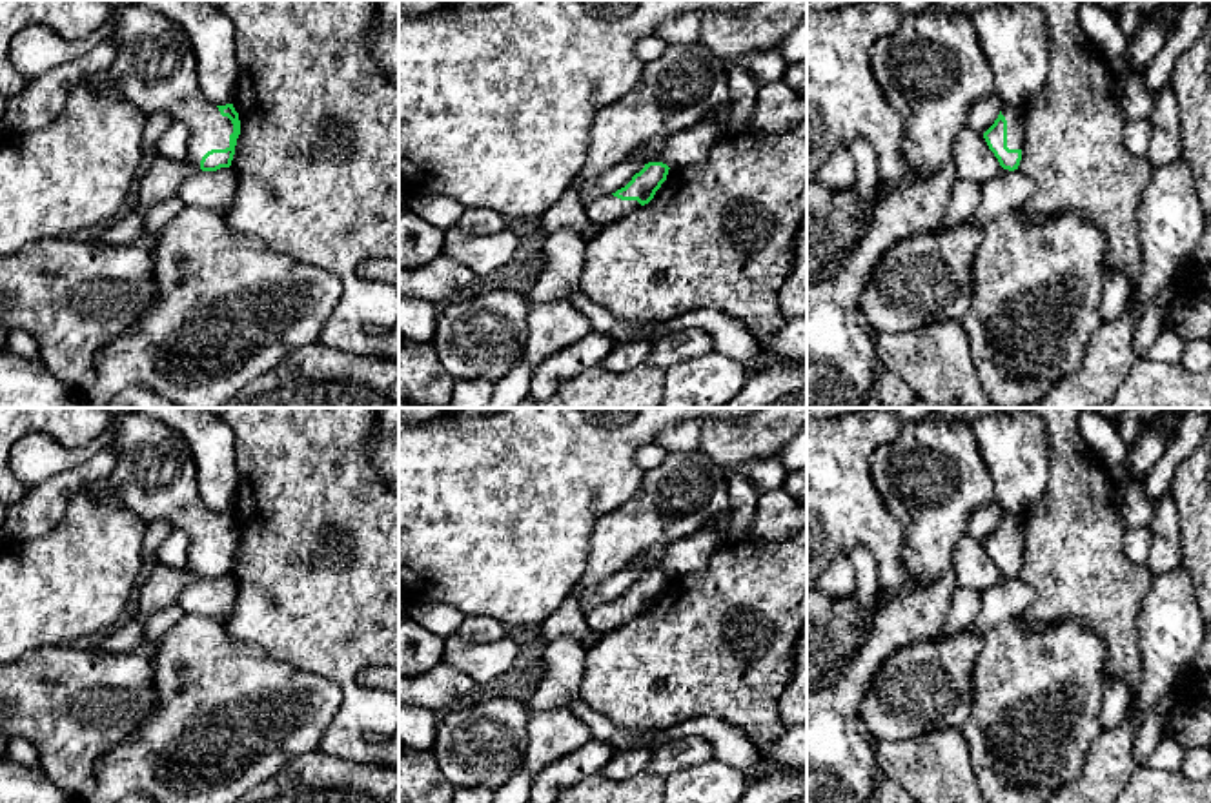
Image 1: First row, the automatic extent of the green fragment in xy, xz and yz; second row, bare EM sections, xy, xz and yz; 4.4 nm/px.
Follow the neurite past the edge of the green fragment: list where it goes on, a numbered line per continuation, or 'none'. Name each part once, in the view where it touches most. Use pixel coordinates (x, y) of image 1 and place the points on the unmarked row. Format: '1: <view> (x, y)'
1: xy (155, 477)

